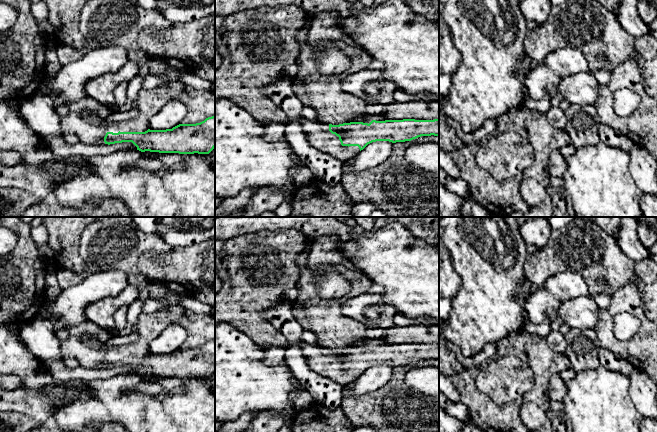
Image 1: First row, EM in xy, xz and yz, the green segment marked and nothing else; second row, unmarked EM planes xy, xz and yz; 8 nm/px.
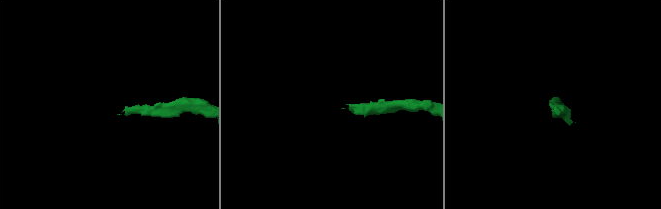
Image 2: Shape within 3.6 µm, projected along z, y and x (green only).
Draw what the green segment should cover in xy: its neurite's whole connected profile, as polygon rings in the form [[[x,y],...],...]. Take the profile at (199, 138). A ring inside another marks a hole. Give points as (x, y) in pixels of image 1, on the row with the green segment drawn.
[[[88,96],[55,106],[55,112],[60,119],[62,134],[71,132],[78,137],[79,142],[87,145],[132,142],[141,152],[179,154],[209,154],[215,148],[215,116],[196,124],[179,124],[172,129],[113,133],[108,120],[111,112],[103,104]]]

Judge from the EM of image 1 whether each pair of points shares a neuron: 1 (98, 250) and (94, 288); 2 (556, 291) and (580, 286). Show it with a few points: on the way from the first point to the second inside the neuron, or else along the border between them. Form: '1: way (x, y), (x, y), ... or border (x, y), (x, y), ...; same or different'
1: border (119, 269), (101, 270), (89, 275); different
2: way (562, 286), (574, 286); same

